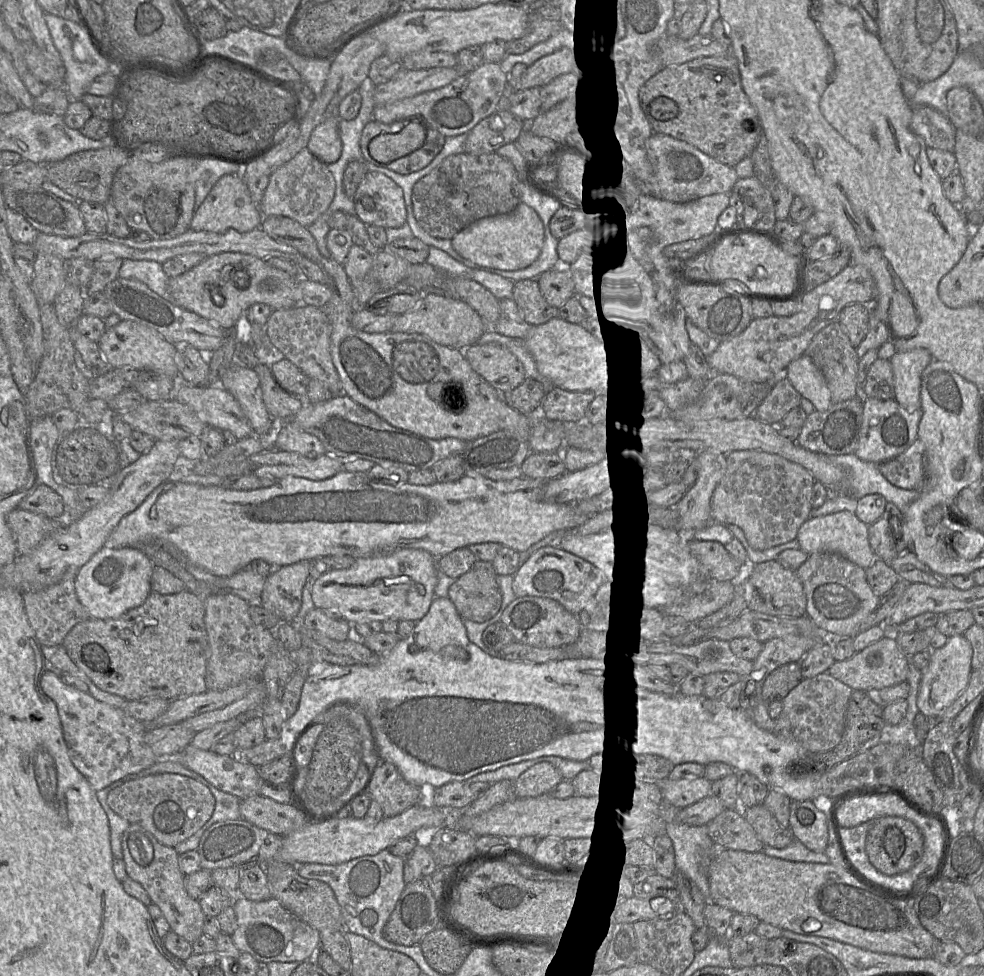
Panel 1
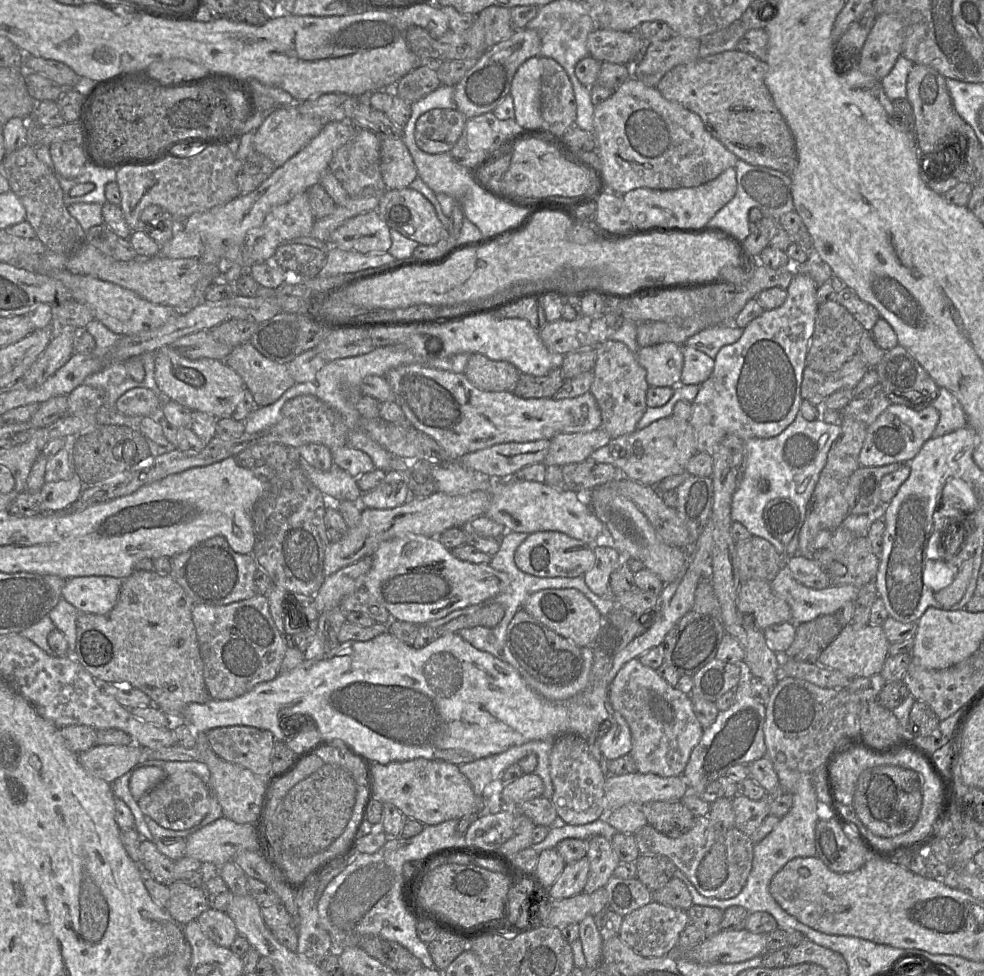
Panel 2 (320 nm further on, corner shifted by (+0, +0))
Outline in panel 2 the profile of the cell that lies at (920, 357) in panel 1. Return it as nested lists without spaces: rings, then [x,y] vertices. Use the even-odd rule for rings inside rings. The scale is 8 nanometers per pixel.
[[[939,388],[938,395],[932,400],[931,405],[940,414],[939,421],[932,433],[932,438],[942,436],[968,425],[961,403],[947,388]]]

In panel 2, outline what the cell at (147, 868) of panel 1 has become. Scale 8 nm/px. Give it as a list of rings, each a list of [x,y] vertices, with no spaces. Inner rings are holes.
[[[209,908],[196,921],[202,932],[216,945],[221,947],[230,948],[238,936],[236,926],[226,912]]]

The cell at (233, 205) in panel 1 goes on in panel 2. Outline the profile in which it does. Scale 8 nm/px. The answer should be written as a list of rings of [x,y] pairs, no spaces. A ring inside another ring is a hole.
[[[295,104],[272,111],[254,133],[254,149],[282,166],[296,155],[325,124],[319,118],[302,116]]]

